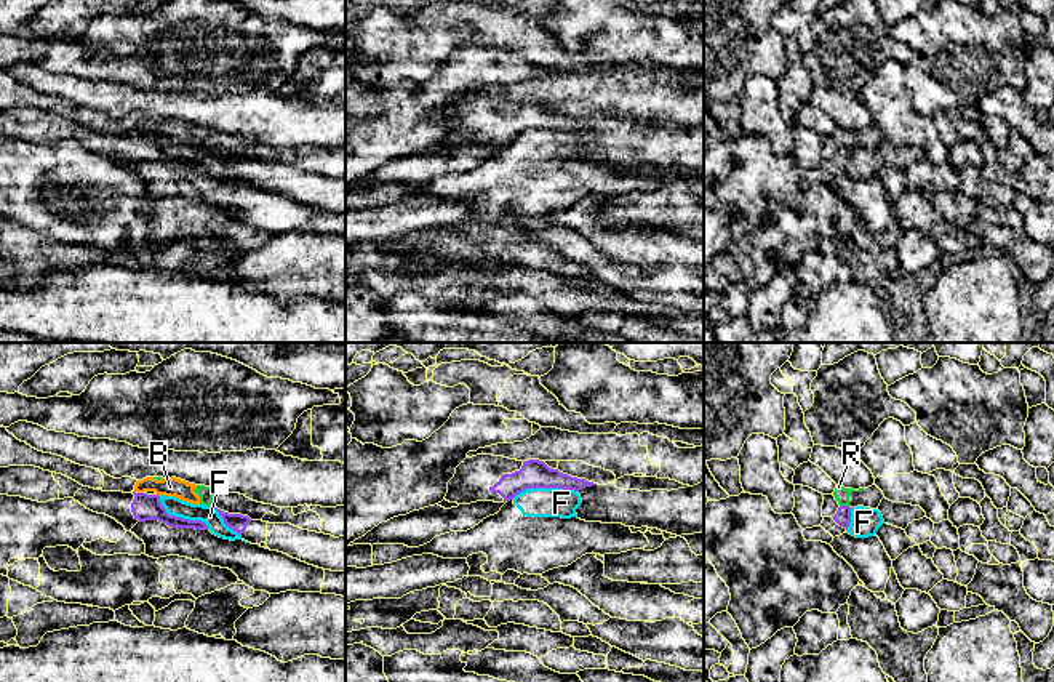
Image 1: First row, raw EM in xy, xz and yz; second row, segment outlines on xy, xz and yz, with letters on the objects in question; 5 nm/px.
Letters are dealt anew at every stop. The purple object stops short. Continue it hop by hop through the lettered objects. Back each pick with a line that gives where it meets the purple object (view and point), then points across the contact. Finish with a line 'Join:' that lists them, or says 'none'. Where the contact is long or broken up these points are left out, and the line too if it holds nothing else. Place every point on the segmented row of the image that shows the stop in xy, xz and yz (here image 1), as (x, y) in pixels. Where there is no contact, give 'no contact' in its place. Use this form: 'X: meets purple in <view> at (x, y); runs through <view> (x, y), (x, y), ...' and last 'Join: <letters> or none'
Join: none

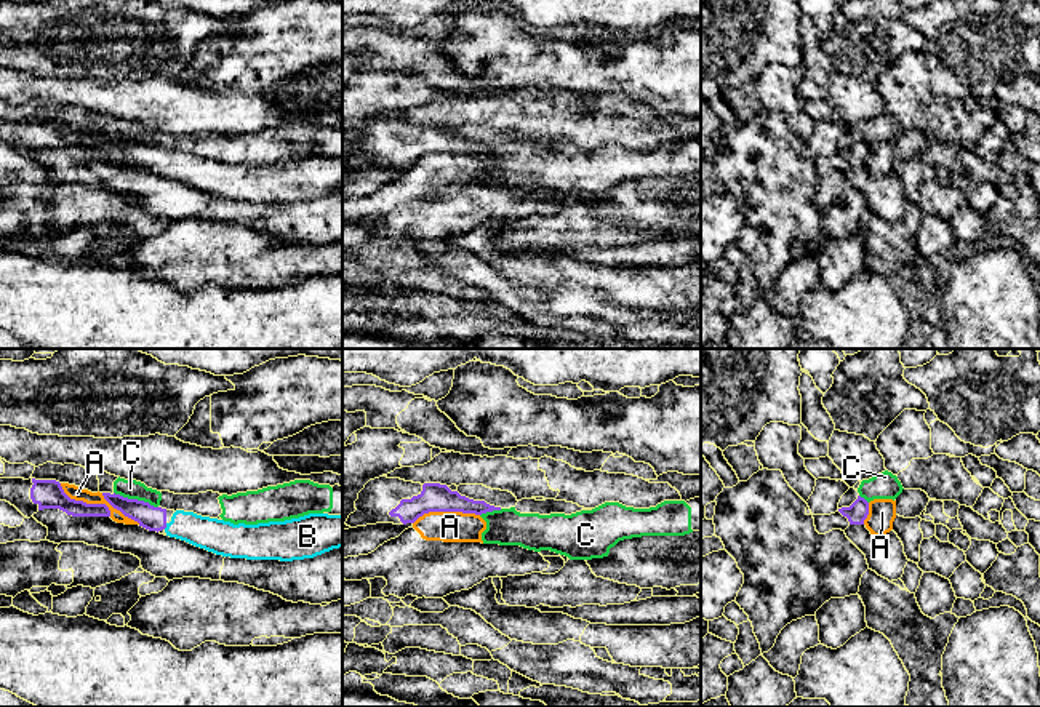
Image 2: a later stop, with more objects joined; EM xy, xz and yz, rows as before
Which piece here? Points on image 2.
B: meets purple in xy at (165, 527); runs through xy (154, 519), (165, 527), (194, 528), (213, 535)
Join: B

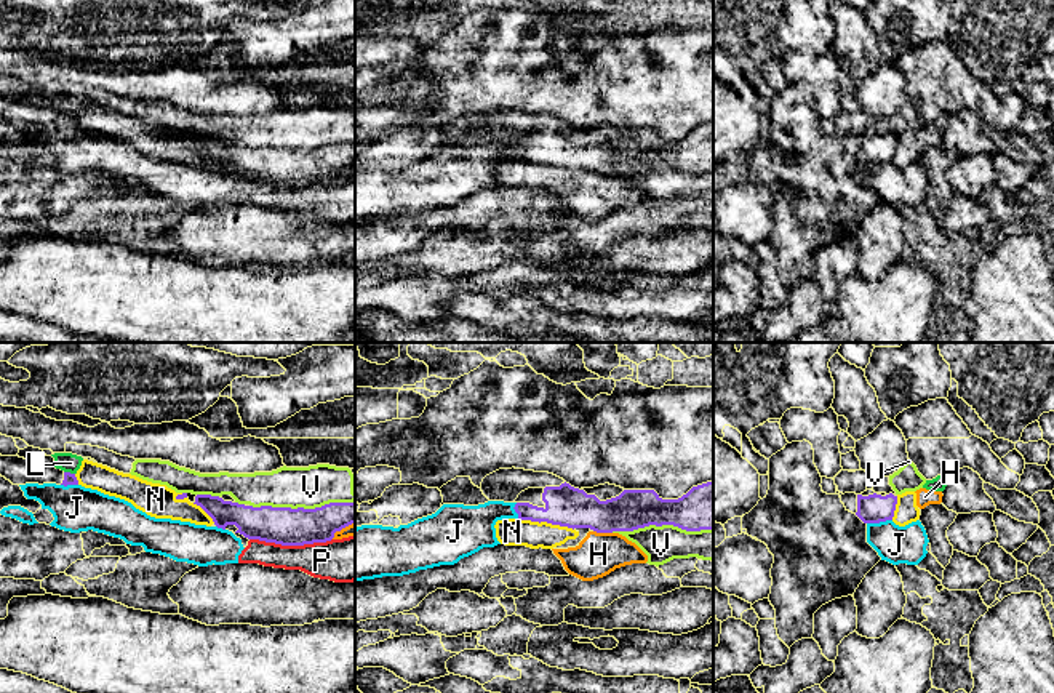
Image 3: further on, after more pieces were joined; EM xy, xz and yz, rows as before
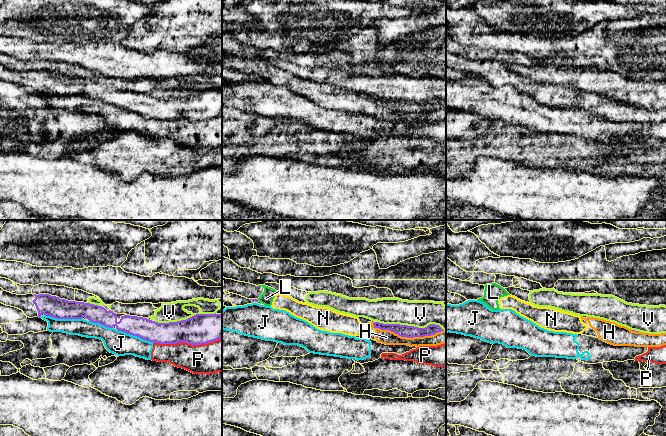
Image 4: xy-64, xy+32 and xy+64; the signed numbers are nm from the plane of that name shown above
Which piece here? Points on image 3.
Join: none

